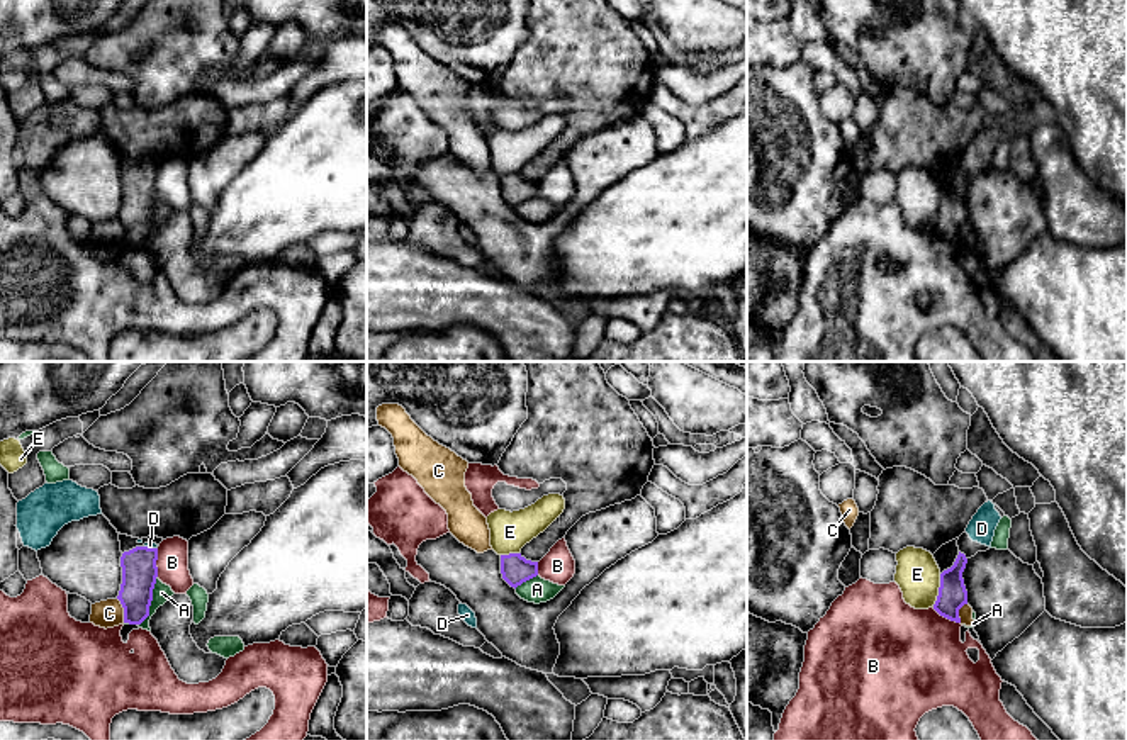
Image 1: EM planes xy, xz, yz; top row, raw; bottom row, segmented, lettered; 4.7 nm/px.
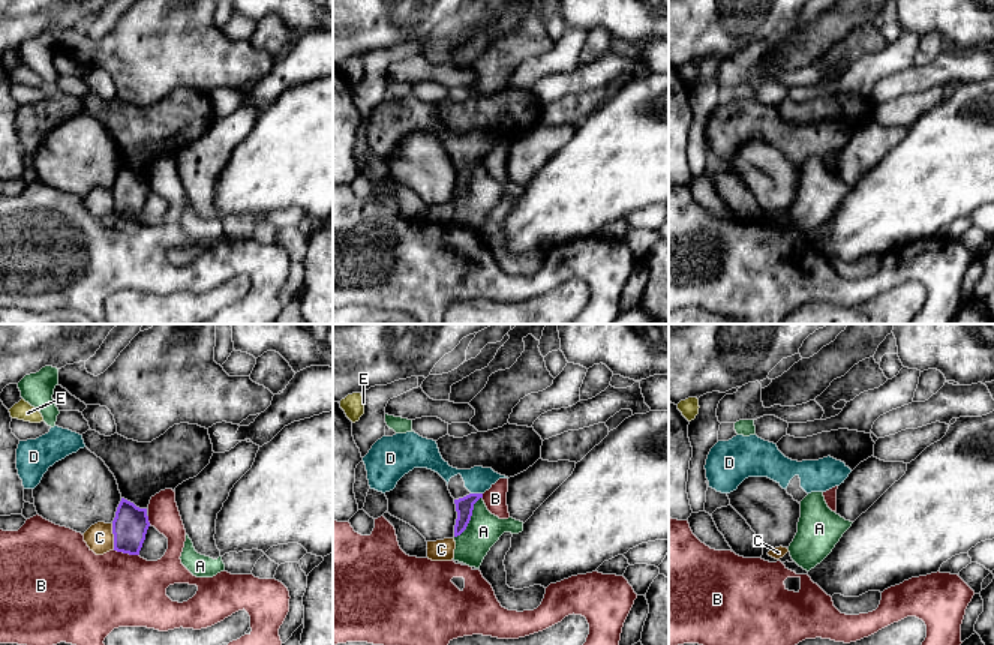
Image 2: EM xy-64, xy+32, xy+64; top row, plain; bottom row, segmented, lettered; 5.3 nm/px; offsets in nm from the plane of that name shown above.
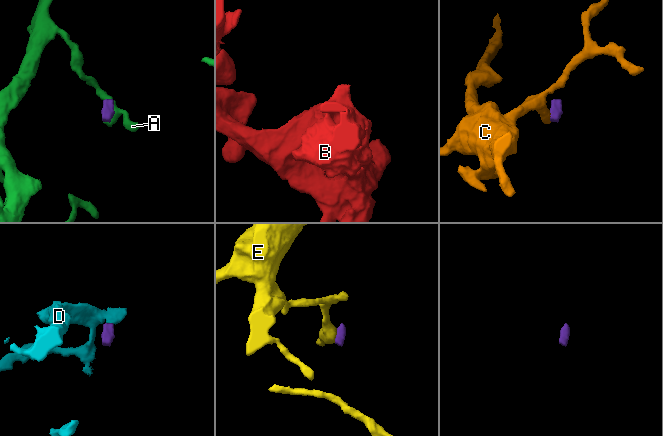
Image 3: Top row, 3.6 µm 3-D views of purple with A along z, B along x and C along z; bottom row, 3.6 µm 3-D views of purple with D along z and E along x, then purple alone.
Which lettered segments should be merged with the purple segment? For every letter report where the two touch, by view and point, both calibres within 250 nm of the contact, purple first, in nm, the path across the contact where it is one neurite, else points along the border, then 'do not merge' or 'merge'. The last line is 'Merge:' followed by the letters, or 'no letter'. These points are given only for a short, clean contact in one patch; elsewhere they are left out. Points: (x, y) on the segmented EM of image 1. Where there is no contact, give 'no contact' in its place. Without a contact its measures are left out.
A: xy (151, 599) | 170/90 nm | along xy (156, 576), (150, 613), (138, 625) | do not merge
B: xy (155, 562) | 170/150 nm | along xy (158, 549), (156, 576) | do not merge
C: xy (124, 610) | 170/130 nm | along xy (117, 598), (124, 622) | do not merge
D: xy (151, 549) | 170/30 nm | across xy (140, 571), (140, 562), (151, 549), (150, 545) | merge
E: yz (939, 591) | 140/200 nm | along yz (941, 574), (937, 599), (932, 606) | do not merge
Merge: D

